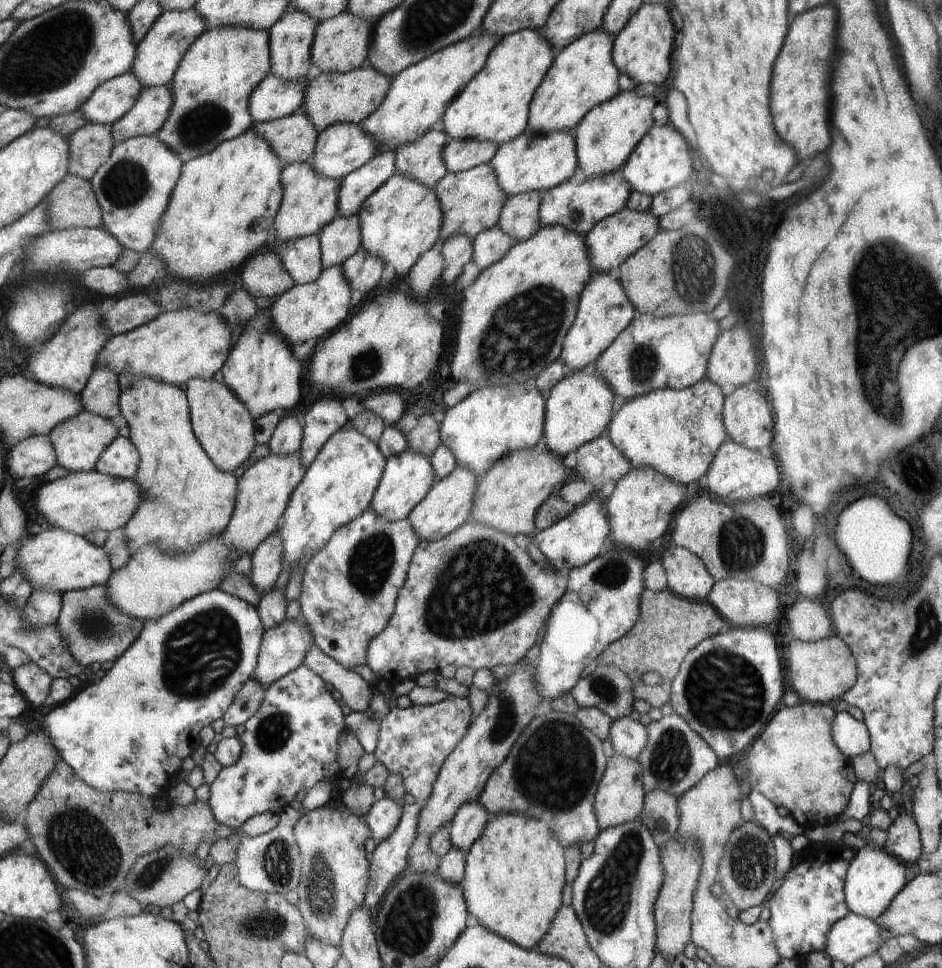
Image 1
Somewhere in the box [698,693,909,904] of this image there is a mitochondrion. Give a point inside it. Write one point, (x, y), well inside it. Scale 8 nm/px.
(750, 860)

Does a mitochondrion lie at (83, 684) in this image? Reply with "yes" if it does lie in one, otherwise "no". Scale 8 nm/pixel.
no

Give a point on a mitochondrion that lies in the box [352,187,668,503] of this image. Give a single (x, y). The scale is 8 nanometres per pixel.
(522, 333)

